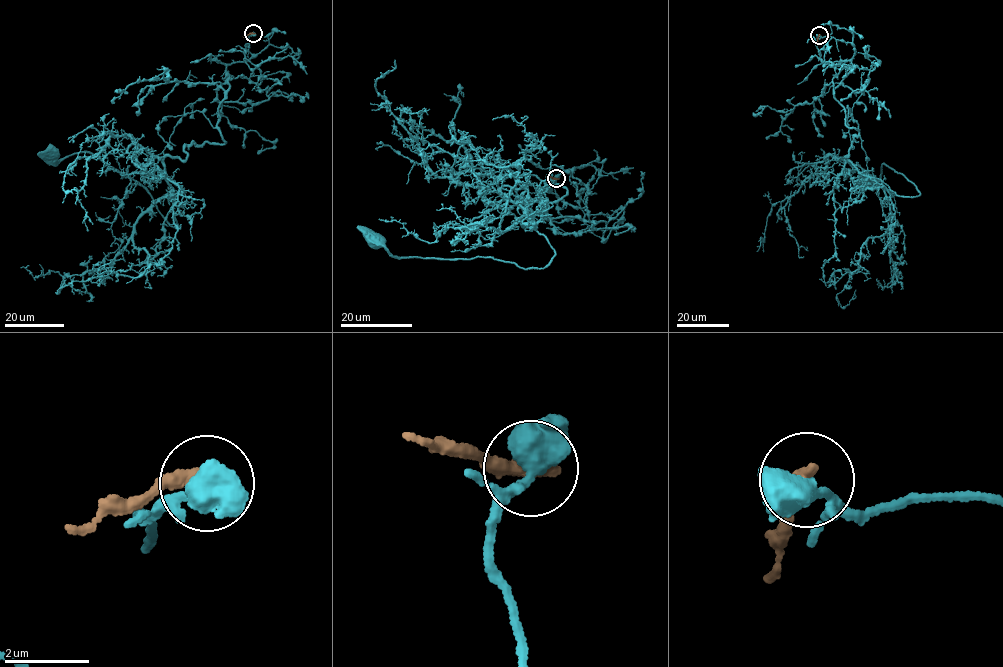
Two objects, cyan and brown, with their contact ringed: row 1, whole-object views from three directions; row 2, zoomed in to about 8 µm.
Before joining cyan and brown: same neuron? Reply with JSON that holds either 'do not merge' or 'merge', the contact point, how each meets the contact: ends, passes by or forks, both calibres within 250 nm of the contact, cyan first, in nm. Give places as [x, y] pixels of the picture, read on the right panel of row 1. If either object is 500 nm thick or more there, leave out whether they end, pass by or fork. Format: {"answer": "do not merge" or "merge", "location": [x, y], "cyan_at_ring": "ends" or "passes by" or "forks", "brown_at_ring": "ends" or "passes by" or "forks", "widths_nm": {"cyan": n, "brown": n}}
{"answer": "do not merge", "location": [819, 35], "widths_nm": {"cyan": 500, "brown": 400}}

